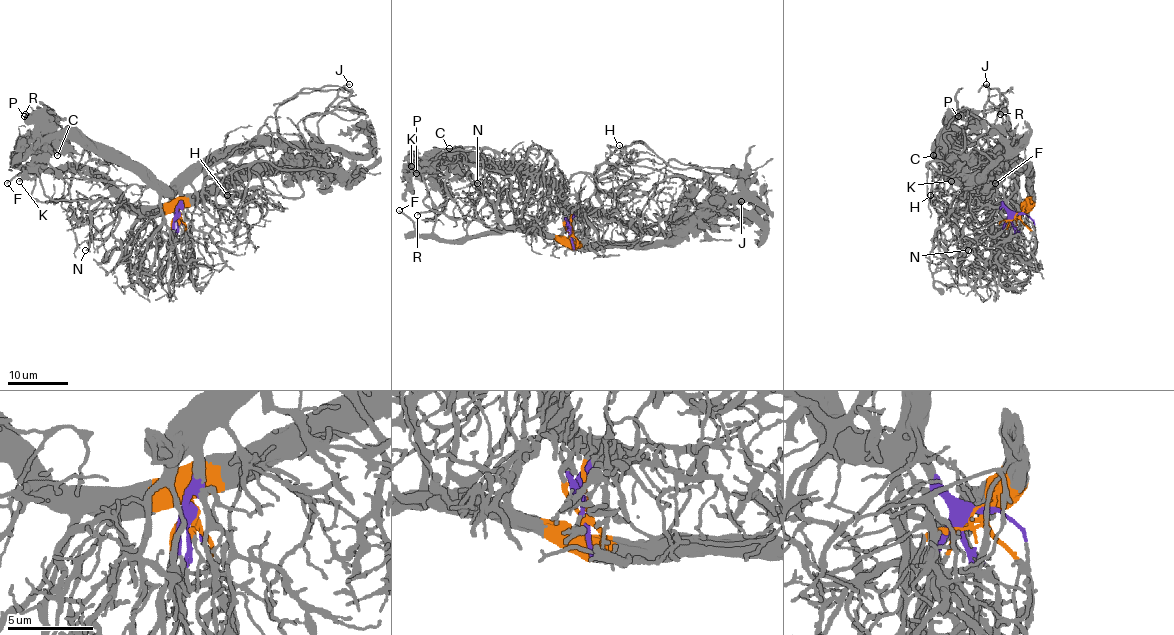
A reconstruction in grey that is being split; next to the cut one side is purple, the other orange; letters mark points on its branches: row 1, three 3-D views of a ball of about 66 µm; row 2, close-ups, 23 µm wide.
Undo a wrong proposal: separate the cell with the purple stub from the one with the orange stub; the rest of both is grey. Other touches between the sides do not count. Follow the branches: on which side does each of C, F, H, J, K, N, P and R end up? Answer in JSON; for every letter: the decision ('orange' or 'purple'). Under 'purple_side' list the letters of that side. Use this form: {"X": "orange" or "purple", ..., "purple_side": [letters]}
{"C": "purple", "F": "orange", "H": "purple", "J": "orange", "K": "purple", "N": "orange", "P": "purple", "R": "purple", "purple_side": ["C", "H", "K", "P", "R"]}

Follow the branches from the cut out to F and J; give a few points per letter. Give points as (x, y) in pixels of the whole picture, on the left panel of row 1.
F: (180, 213), (176, 207), (127, 207), (102, 182), (70, 168), (29, 168), (6, 183)
J: (180, 213), (185, 203), (230, 189), (254, 172), (297, 169), (313, 157), (322, 147), (318, 120), (350, 83)

